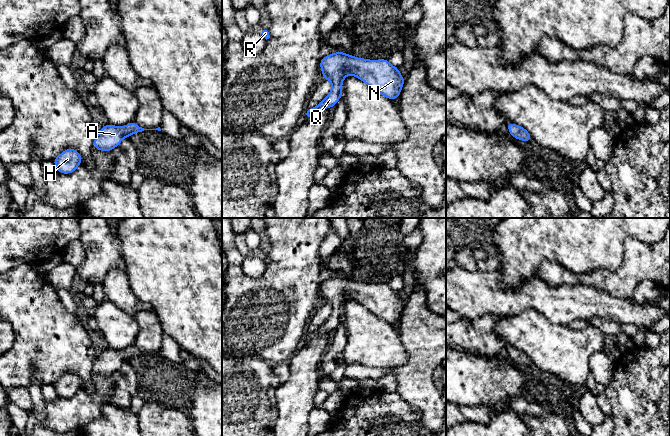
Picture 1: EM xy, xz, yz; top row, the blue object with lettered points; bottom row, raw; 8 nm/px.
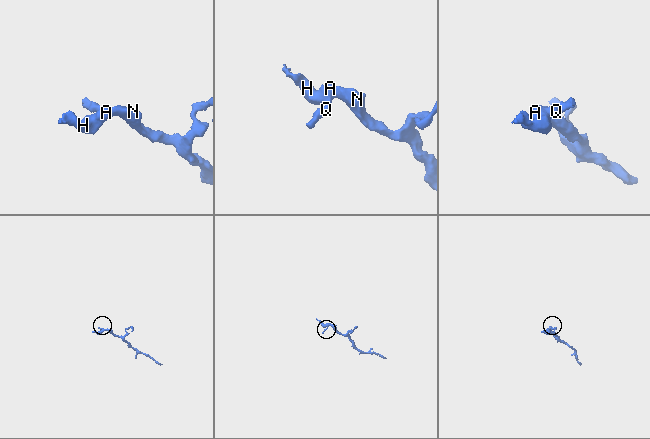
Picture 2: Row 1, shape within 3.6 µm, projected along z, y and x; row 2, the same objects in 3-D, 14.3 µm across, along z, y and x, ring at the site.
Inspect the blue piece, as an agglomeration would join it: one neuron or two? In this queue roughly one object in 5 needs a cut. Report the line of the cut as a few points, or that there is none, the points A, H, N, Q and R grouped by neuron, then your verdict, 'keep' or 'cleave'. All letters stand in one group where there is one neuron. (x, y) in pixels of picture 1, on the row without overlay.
no cut; A H N Q R; keep

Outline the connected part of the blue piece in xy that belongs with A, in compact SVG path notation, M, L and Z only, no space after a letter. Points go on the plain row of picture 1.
M131 346L123 351L116 351L108 347L100 354L99 357L96 358L94 364L94 373L109 376L117 371L123 362L130 361L131 358L139 357L144 354L161 355L160 351L156 353L144 353L134 346Z

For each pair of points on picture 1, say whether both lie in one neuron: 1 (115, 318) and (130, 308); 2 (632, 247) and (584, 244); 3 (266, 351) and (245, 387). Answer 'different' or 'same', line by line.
1: different
2: different
3: different

